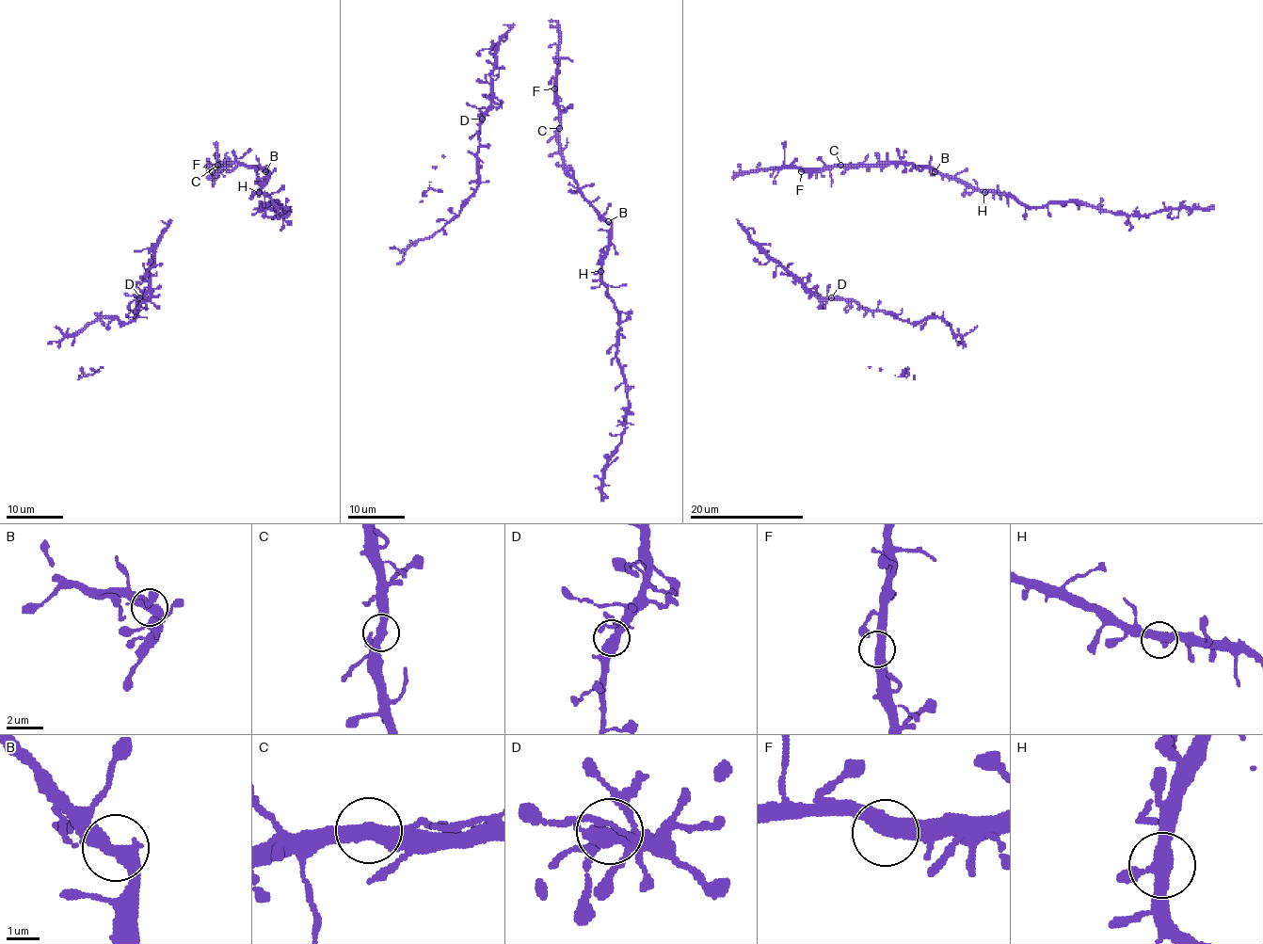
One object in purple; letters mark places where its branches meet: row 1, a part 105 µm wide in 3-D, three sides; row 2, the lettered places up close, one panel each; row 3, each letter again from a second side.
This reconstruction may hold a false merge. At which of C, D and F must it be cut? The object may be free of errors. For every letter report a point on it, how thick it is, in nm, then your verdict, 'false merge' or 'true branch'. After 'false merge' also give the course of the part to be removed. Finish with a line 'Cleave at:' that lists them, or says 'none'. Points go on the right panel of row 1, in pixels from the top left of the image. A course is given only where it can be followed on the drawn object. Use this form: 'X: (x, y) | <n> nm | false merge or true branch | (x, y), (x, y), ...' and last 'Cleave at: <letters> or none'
C: (840, 165) | 440 nm | true branch
D: (831, 297) | 480 nm | true branch
F: (801, 171) | 440 nm | true branch
Cleave at: none

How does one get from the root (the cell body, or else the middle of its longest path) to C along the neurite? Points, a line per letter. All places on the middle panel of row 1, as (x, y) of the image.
C: (555, 88), (560, 128)

